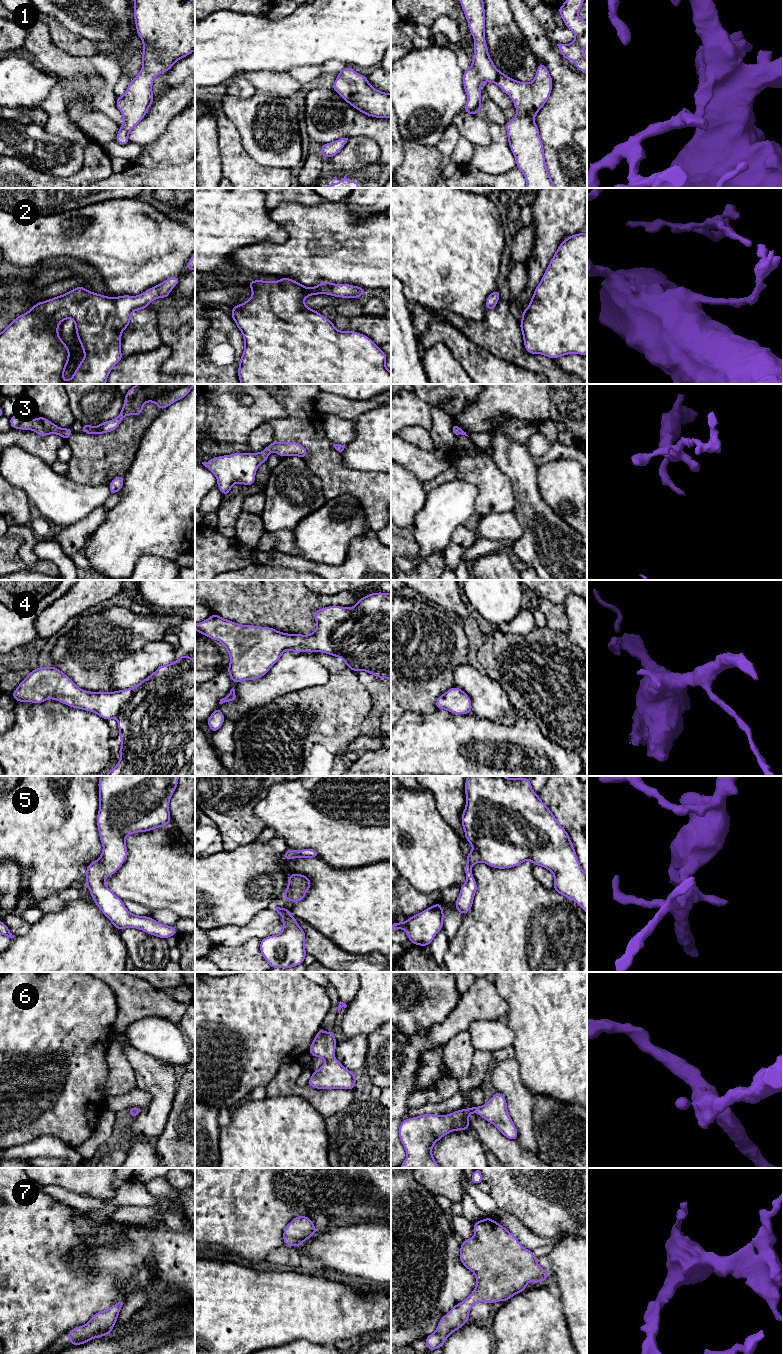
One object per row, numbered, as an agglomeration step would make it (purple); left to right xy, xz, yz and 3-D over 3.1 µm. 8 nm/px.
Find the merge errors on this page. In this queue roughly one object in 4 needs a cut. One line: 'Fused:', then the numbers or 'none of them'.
Fused: none of them

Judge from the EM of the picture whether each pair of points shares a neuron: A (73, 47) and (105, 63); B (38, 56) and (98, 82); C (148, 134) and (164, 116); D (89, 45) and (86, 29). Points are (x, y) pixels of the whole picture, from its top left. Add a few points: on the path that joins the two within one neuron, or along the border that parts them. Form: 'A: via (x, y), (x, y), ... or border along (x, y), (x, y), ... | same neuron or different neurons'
A: border along (97, 52), (89, 57) | different neurons
B: via (53, 59), (65, 65), (81, 65), (83, 67) | same neuron
C: via (150, 130), (160, 120) | same neuron
D: border along (67, 28), (80, 36), (95, 40), (98, 43) | different neurons

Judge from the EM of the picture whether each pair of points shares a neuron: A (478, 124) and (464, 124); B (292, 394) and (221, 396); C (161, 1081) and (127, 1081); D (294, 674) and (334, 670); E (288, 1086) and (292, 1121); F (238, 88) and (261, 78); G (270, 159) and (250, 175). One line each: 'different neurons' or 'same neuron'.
A: same neuron
B: different neurons
C: different neurons
D: different neurons
E: different neurons
F: different neurons
G: different neurons

